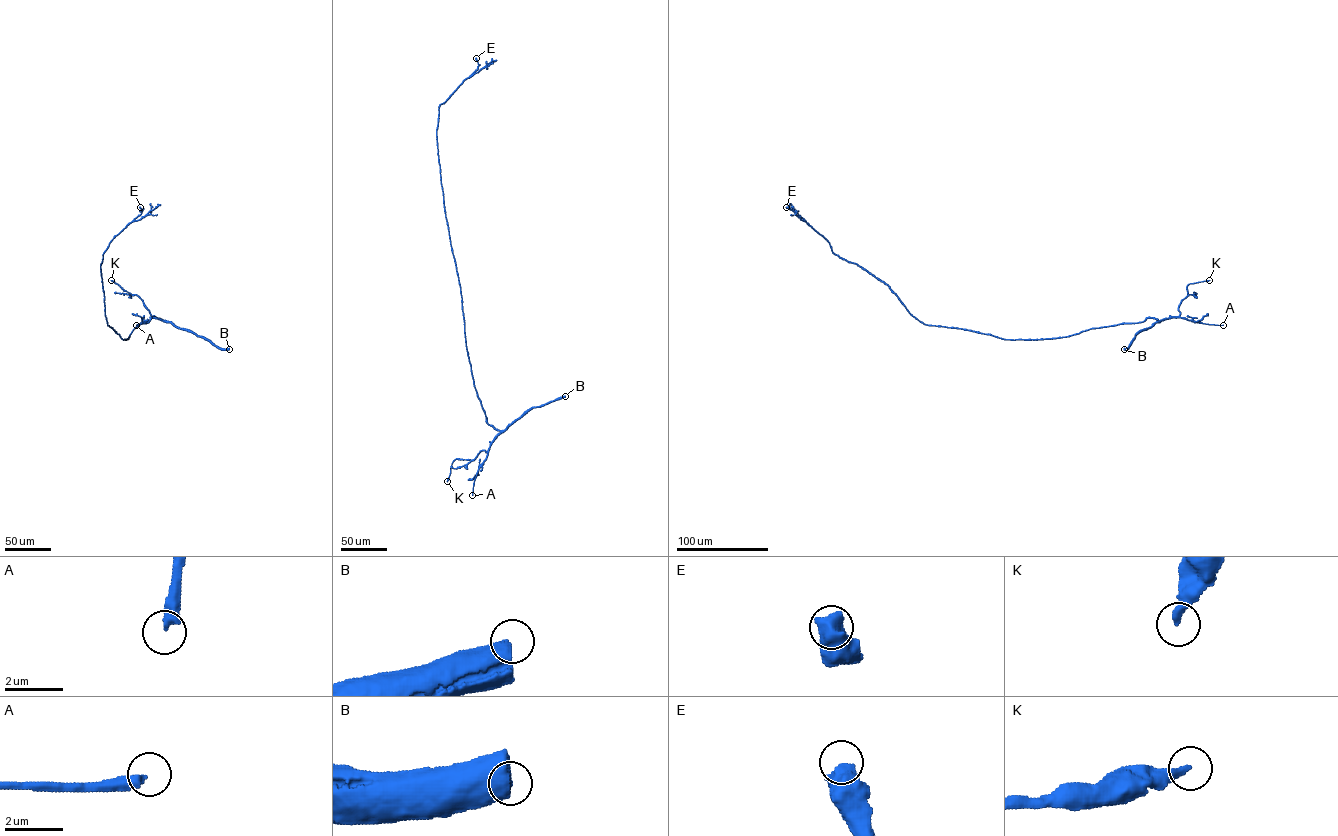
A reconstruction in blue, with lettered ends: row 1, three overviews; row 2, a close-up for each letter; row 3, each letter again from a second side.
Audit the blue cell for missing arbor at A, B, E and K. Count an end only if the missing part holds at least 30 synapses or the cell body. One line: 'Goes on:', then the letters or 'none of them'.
Goes on: A

